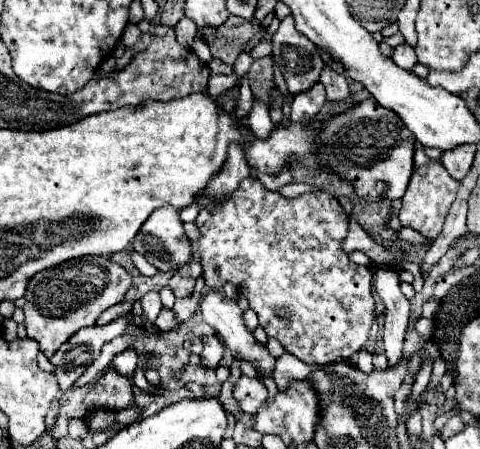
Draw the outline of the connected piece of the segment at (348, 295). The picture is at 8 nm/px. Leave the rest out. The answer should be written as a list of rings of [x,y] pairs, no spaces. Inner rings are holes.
[[[248,176],[232,194],[228,202],[214,210],[212,220],[200,226],[200,264],[204,268],[204,282],[210,288],[222,288],[226,282],[234,284],[258,314],[260,326],[268,336],[276,338],[288,352],[306,364],[334,362],[358,352],[368,336],[374,312],[372,270],[356,266],[340,250],[348,234],[348,214],[340,202],[328,192],[308,192],[296,198],[284,198],[278,192],[268,192],[258,178]]]

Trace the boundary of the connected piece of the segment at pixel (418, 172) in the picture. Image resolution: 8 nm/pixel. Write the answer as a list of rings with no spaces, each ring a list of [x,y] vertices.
[[[416,142],[416,152],[414,152],[414,174],[410,178],[410,184],[406,188],[406,194],[402,196],[402,210],[400,210],[400,224],[418,230],[422,236],[428,240],[436,240],[442,232],[444,220],[448,216],[450,206],[456,200],[460,182],[454,180],[446,168],[442,166],[440,160],[432,160],[424,154],[424,148]]]

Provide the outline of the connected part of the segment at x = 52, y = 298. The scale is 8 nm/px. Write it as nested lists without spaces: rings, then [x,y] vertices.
[[[82,256],[66,260],[60,266],[46,268],[28,282],[24,294],[24,324],[28,336],[34,338],[40,344],[40,350],[50,358],[76,330],[94,326],[106,308],[122,302],[130,286],[132,276],[126,268],[104,256]]]

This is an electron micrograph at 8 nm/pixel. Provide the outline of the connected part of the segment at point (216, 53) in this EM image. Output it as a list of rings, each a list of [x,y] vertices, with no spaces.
[[[230,16],[228,20],[232,22],[224,22],[216,28],[198,28],[198,32],[202,34],[206,46],[210,48],[212,58],[222,60],[224,64],[234,64],[238,54],[244,50],[244,46],[248,44],[248,40],[258,32],[260,22],[252,20],[244,20],[238,16]]]

